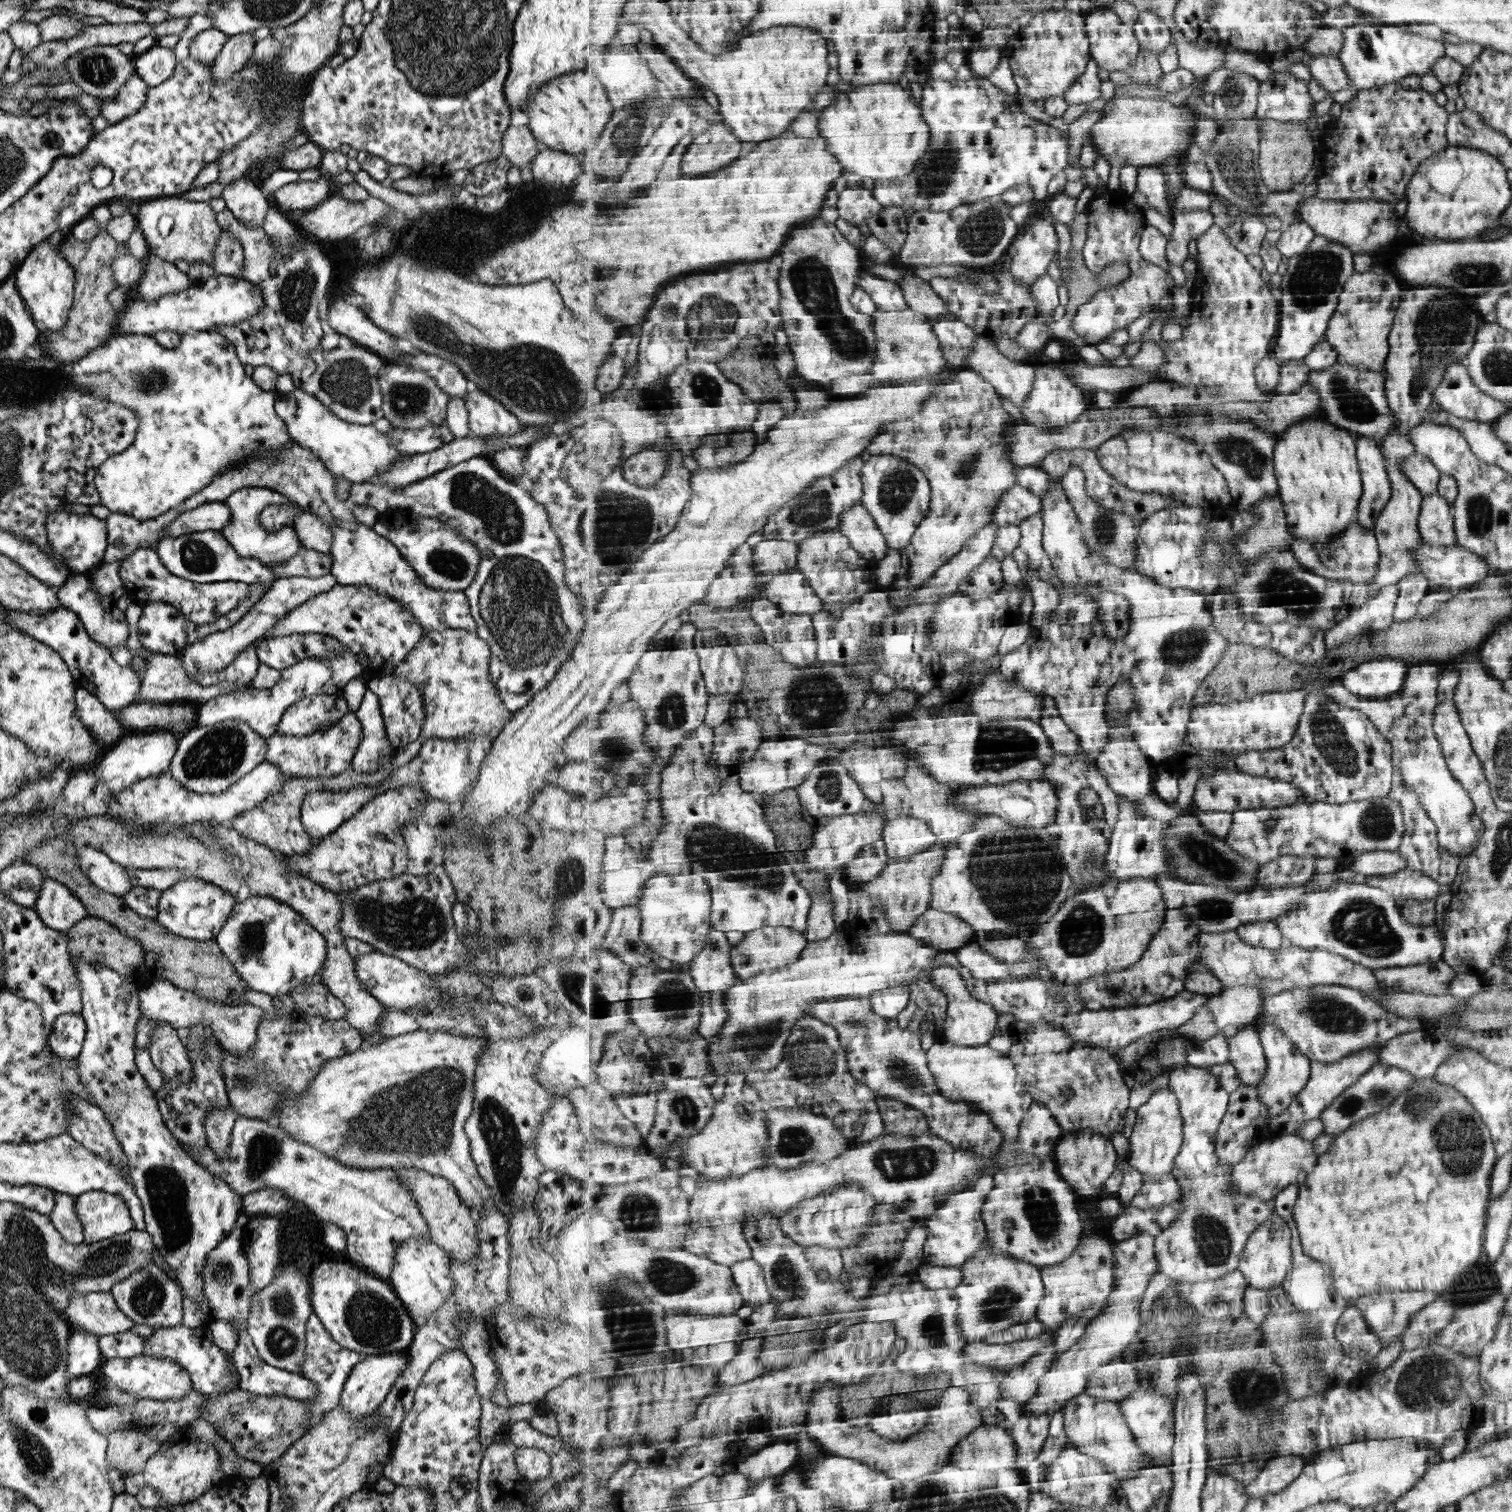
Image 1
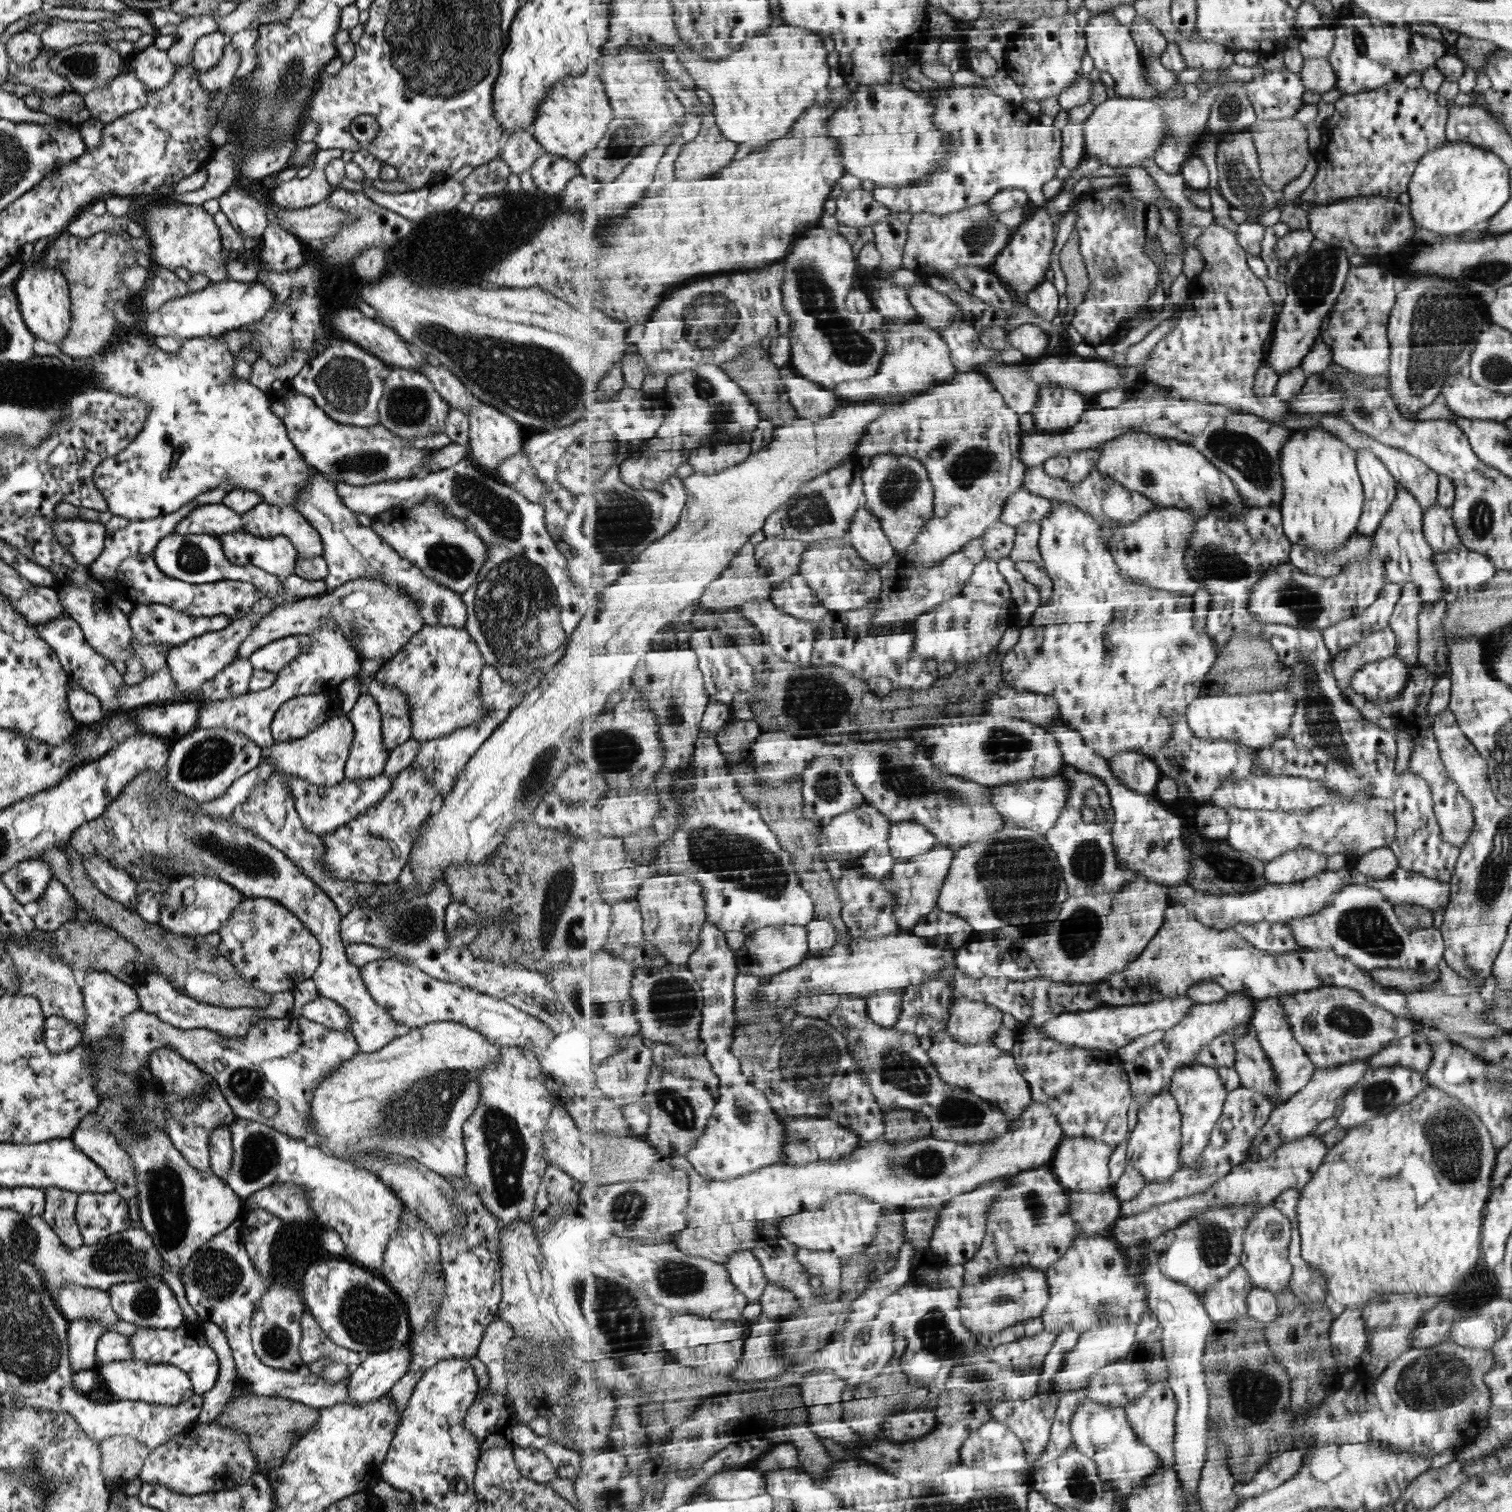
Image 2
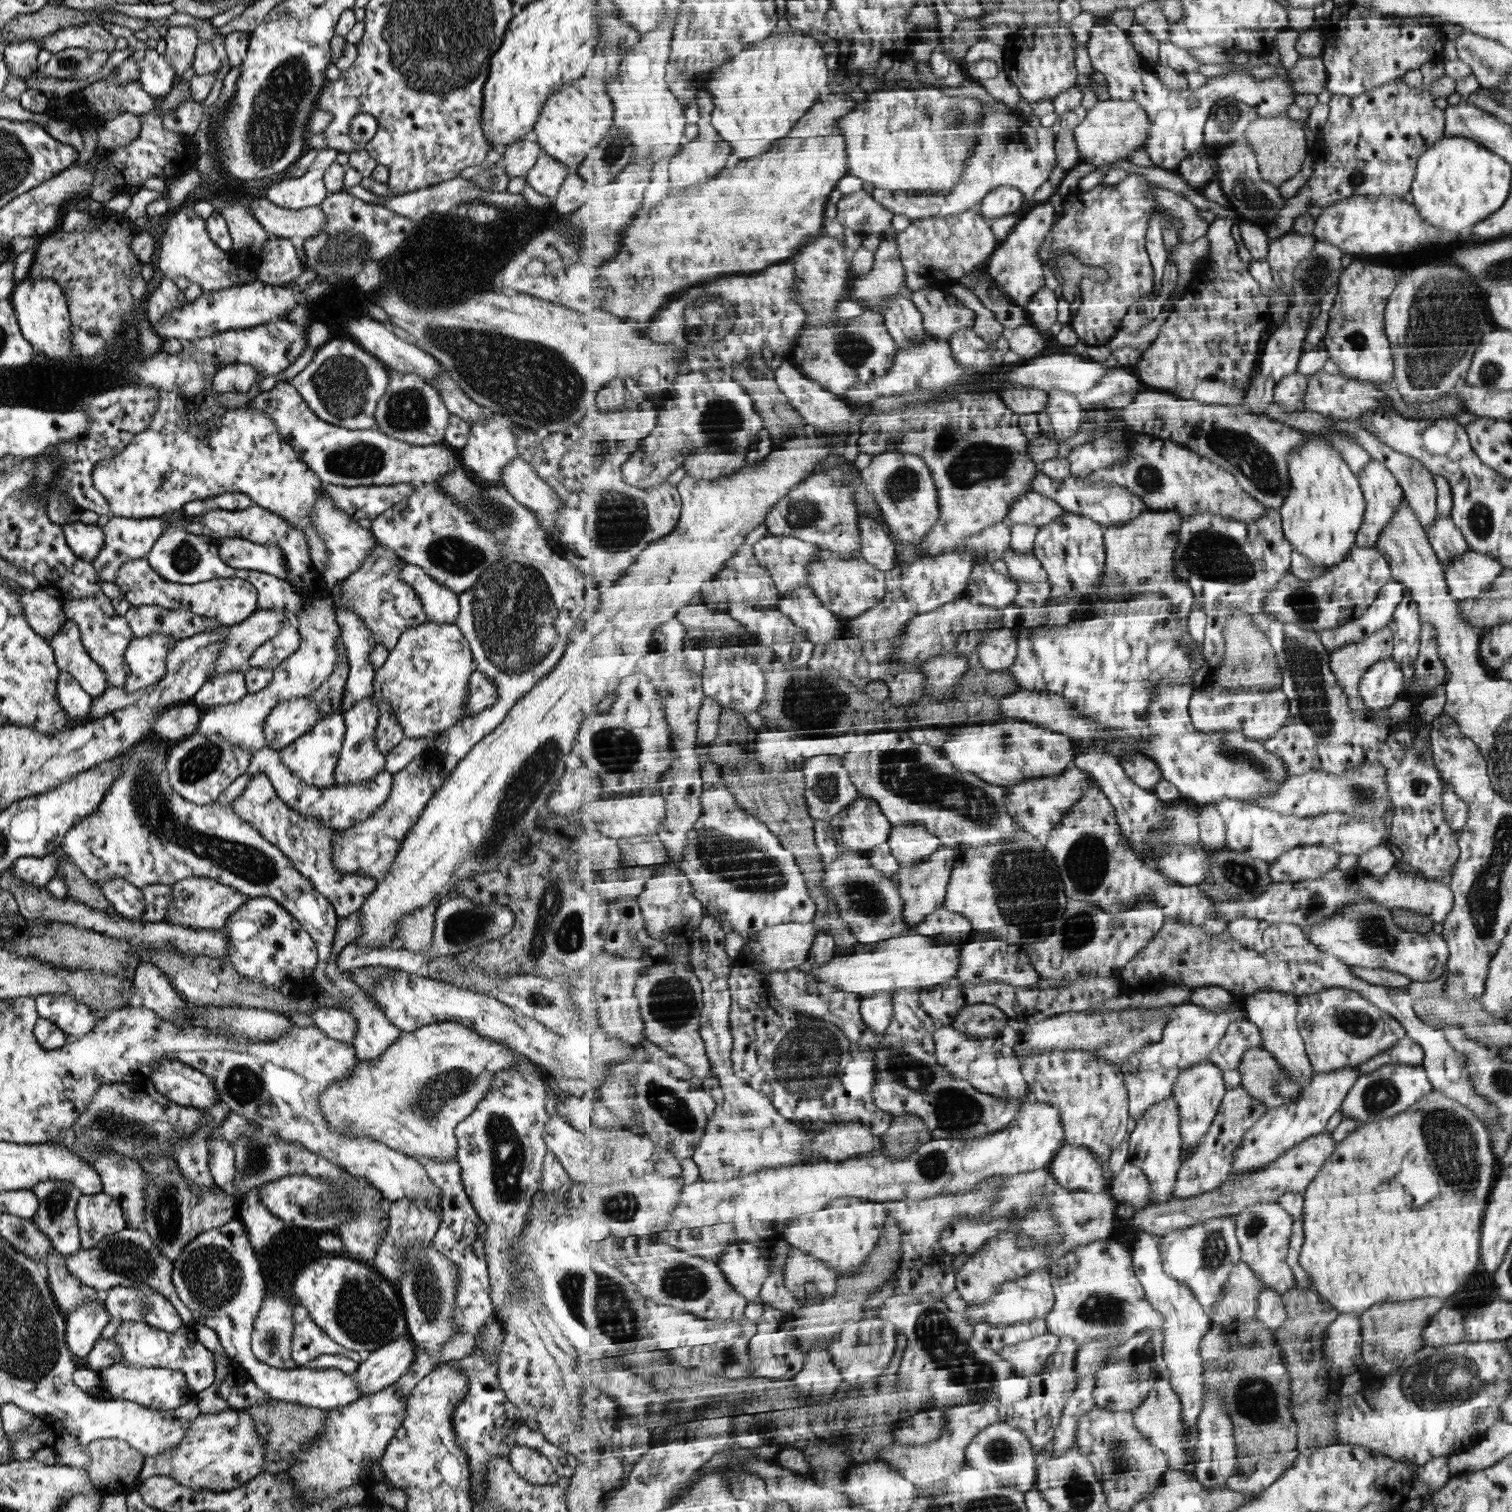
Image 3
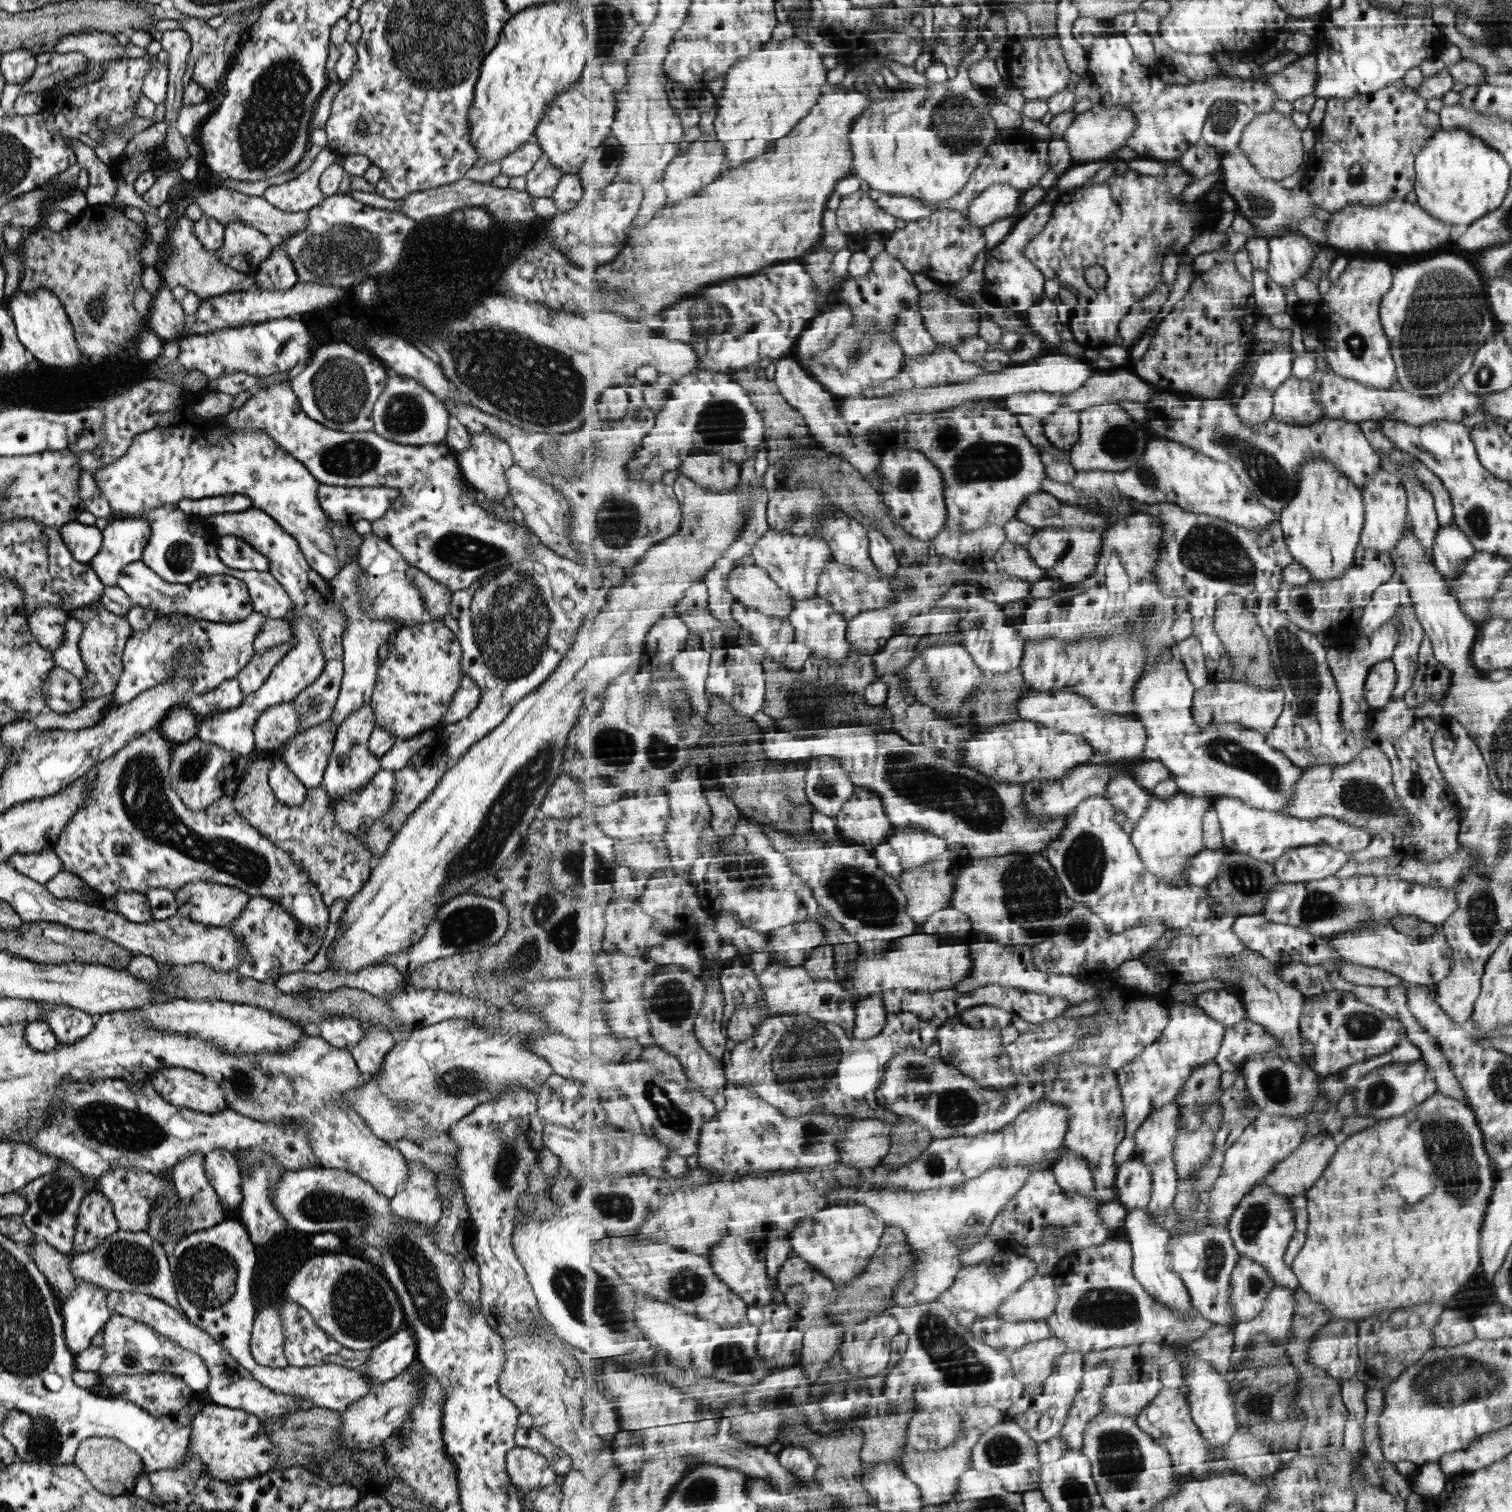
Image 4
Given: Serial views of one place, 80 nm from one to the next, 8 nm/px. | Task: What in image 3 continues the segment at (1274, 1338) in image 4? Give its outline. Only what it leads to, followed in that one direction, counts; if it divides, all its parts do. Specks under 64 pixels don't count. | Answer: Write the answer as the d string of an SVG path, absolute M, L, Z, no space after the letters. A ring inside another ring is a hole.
M1265 1288L1259 1295L1256 1318L1270 1332L1275 1332L1285 1325L1289 1313L1283 1294L1276 1290Z

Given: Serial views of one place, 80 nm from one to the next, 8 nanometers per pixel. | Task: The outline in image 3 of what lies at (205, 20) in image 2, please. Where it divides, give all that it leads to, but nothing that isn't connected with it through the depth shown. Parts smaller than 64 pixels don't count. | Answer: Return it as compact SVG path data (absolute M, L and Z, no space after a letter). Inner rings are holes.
M170 26L164 36L165 52L173 69L174 82L186 76L194 57L197 44L197 31L193 27Z

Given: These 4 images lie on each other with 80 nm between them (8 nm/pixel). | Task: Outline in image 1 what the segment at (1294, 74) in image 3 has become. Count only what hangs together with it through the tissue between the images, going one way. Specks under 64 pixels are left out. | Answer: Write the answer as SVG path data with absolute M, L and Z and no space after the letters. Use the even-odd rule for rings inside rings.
M1317 56L1310 61L1311 80L1315 79L1327 92L1334 93L1350 86L1350 78L1337 56Z

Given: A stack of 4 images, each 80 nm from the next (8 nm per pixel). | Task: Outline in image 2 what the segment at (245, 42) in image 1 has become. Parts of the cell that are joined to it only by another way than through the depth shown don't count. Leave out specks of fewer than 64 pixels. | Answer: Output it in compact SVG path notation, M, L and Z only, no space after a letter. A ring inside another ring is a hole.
M230 41L223 47L221 58L209 70L200 71L198 83L203 90L229 90L229 82L233 80L233 73L237 70L239 57L233 51Z

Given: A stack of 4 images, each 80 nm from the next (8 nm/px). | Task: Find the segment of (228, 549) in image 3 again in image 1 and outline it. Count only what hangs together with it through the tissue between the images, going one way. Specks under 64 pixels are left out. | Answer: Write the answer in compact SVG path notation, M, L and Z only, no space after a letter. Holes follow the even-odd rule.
M243 487L232 492L223 503L227 506L229 518L235 520L235 534L222 537L229 543L229 546L233 547L233 550L241 558L256 558L263 566L269 569L270 566L274 566L276 562L287 560L298 551L300 544L295 536L292 524L284 527L283 536L281 538L271 538L274 532L267 532L257 521L257 518L261 516L261 510L263 510L265 506L269 506L269 504L275 504L275 506L283 506L283 504L289 506L289 504L291 504L297 512L305 512L301 511L301 509L286 496L271 489L266 489L265 487Z

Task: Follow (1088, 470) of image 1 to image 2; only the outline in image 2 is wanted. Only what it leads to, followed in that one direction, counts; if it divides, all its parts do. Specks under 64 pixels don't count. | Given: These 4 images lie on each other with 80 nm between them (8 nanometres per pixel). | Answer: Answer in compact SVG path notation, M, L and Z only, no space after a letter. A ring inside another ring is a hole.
M1043 466L1028 467L1024 487L1045 499L1075 505L1077 509L1087 513L1095 520L1106 519L1128 524L1141 518L1141 516L1147 516L1149 512L1153 512L1157 509L1157 505L1155 505L1151 499L1143 496L1140 492L1125 488L1114 478L1103 474L1097 466L1093 468L1089 476L1085 478L1083 482L1076 485L1069 482L1067 479L1053 477L1047 474Z

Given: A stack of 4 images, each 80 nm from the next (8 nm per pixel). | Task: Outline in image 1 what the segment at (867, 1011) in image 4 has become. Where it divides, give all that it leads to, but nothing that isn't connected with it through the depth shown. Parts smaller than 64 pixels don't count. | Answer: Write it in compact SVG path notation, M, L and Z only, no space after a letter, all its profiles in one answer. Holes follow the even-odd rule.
M902 985L874 992L872 1000L873 1010L887 1020L899 1018L907 1008L911 998L911 986Z

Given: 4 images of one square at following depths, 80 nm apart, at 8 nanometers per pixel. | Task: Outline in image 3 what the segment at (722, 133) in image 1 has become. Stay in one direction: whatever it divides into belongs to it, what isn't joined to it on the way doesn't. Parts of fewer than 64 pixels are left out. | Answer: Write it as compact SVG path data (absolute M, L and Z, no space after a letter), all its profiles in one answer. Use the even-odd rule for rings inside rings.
M699 87L696 98L700 115L697 122L699 135L682 145L680 151L670 160L669 171L671 176L669 184L674 188L693 187L693 184L701 184L701 182L707 182L707 180L717 177L717 174L725 169L725 164L727 164L727 160L733 152L731 143L723 140L720 132L717 132L717 129L712 125L712 114L716 107L713 93L709 92L707 88Z

